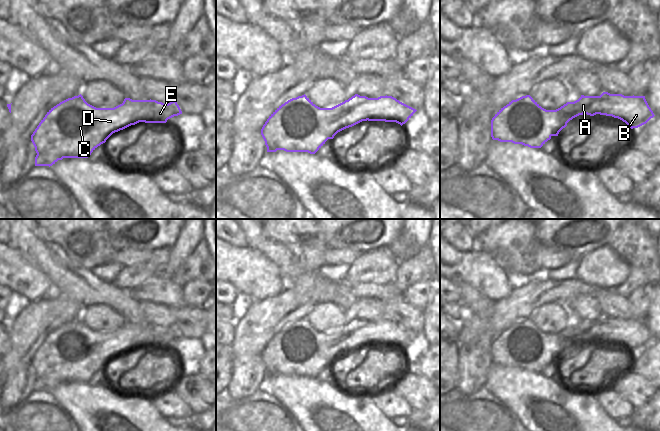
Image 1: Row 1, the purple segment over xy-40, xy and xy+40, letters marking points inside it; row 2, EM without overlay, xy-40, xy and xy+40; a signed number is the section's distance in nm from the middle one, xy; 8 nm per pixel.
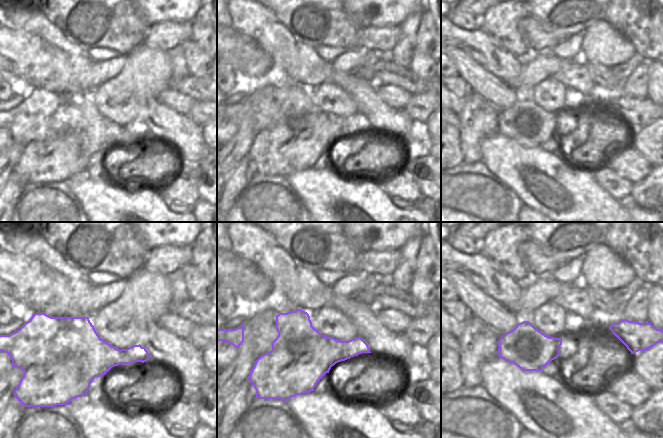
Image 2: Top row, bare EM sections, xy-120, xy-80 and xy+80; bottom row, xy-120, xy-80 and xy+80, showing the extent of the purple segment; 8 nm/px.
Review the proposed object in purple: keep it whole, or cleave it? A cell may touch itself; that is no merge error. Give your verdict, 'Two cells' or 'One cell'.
Two cells.

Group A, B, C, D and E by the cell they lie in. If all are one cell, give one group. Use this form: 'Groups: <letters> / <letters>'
Groups: A B D E / C.

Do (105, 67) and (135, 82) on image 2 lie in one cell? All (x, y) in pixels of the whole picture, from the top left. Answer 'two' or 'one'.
two

